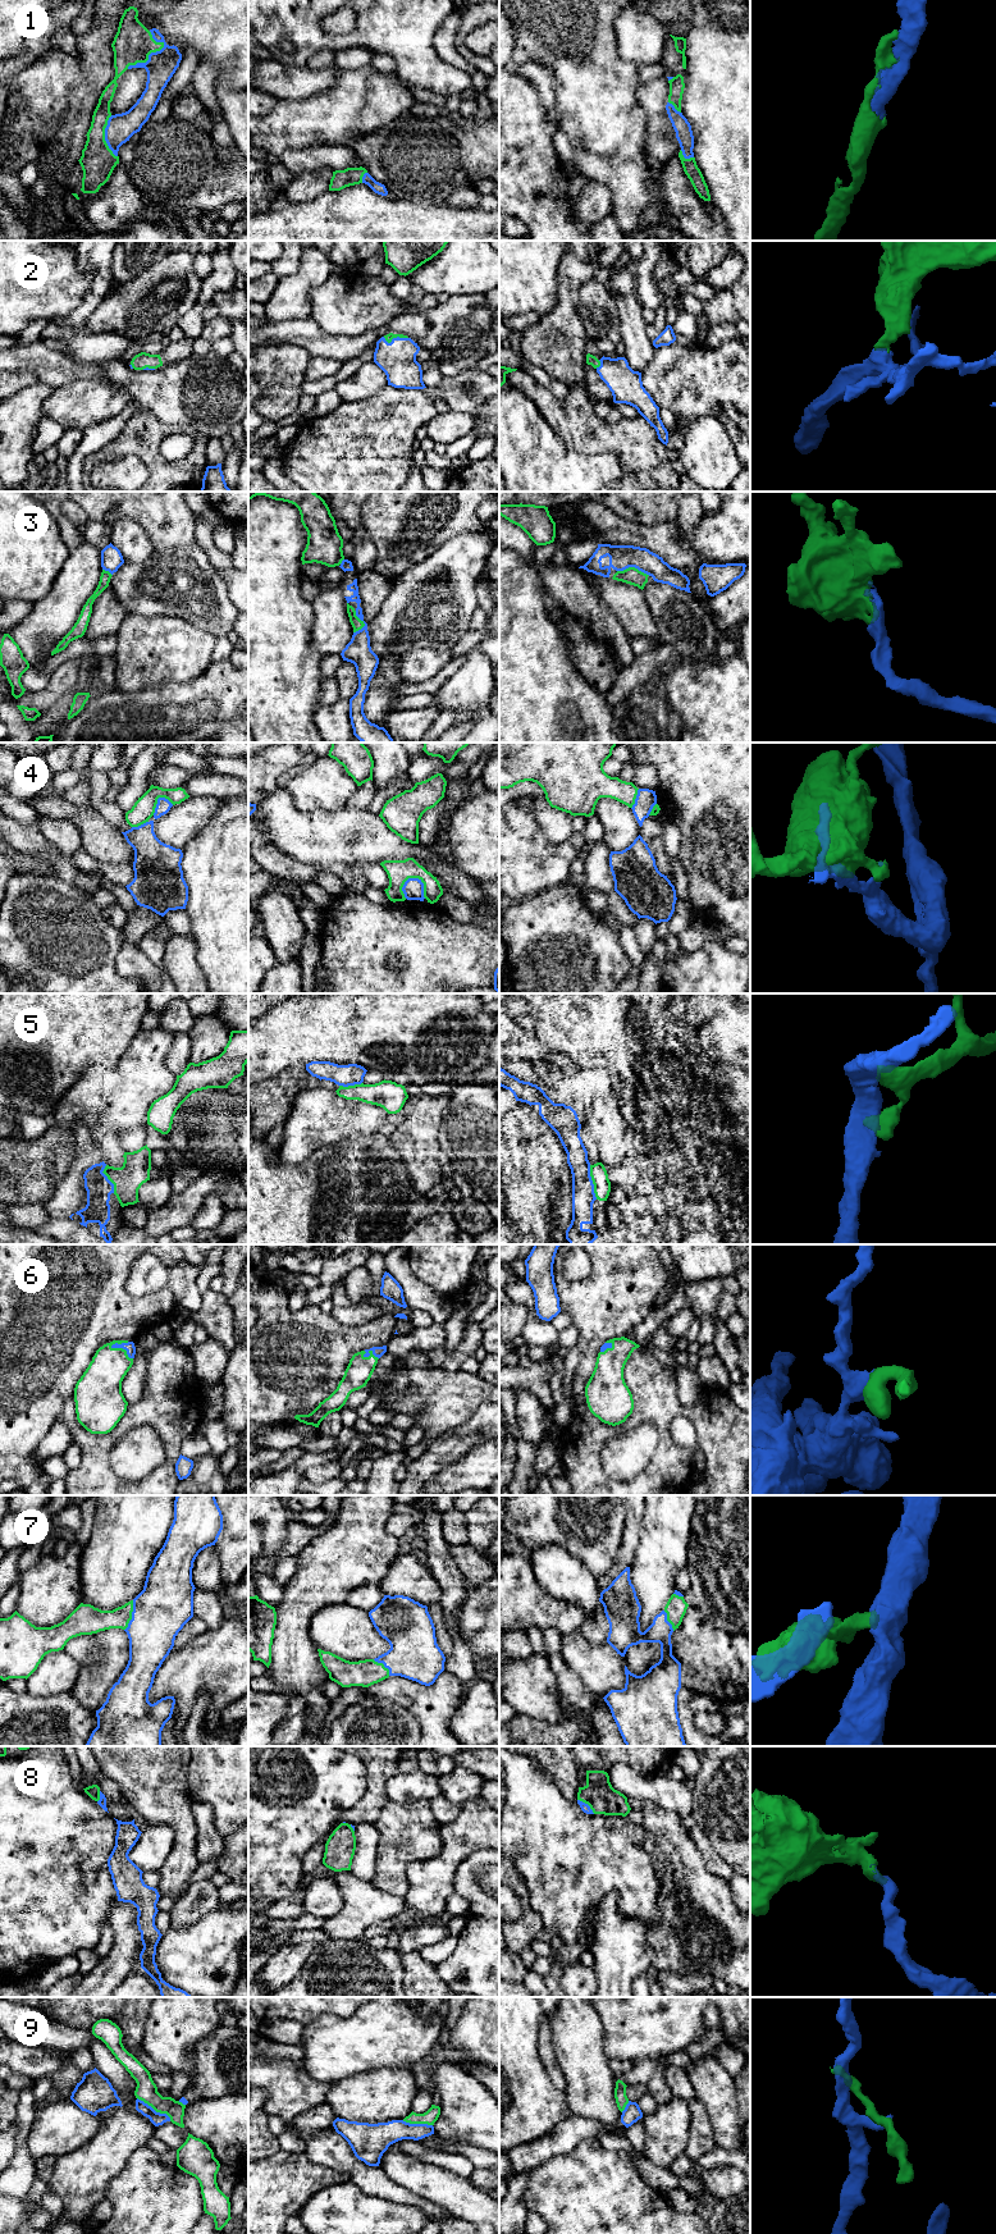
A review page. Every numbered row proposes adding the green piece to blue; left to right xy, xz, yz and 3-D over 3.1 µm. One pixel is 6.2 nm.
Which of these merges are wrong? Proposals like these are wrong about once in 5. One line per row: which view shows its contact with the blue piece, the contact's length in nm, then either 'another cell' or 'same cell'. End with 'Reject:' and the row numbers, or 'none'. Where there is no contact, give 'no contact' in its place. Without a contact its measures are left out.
1: meets blue in xy; contact 280 nm long; same cell
2: meets blue in xz; contact 160 nm long; same cell
3: meets blue in yz; contact 220 nm long; same cell
4: meets blue in xz; contact 170 nm long; another cell
5: meets blue in yz; contact 220 nm long; another cell
6: meets blue in xy; contact 170 nm long; same cell
7: meets blue in xy; contact 200 nm long; same cell
8: meets blue in yz; contact 140 nm long; same cell
9: meets blue in xy; contact 260 nm long; another cell
Reject: 4, 5, 9

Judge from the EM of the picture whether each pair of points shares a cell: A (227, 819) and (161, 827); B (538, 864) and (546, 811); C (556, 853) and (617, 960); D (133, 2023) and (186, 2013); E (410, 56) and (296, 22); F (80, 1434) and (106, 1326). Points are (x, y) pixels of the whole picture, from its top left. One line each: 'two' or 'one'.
A: two
B: two
C: two
D: two
E: one
F: one

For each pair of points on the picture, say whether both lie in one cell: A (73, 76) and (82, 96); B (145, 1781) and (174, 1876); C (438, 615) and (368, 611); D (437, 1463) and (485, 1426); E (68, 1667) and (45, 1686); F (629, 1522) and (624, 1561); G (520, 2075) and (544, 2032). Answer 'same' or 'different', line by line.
A: different
B: same
C: different
D: same
E: same
F: same
G: different

